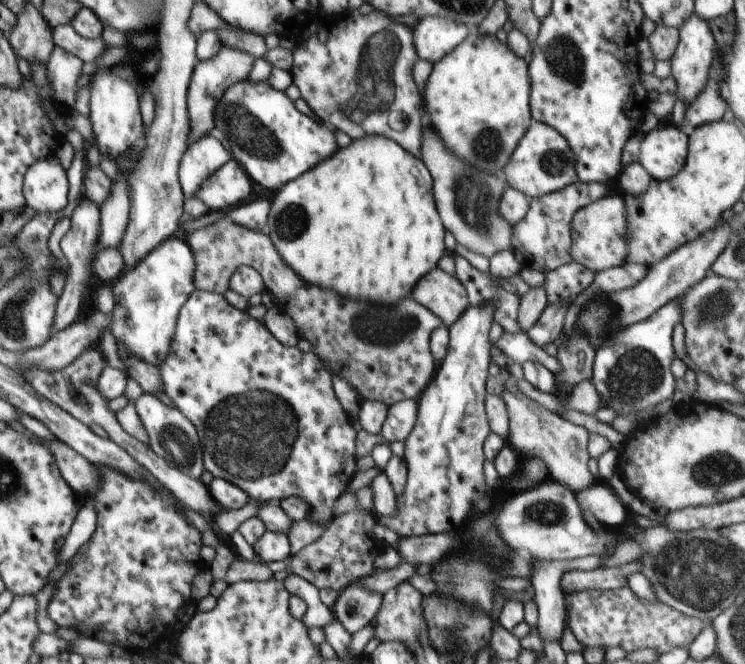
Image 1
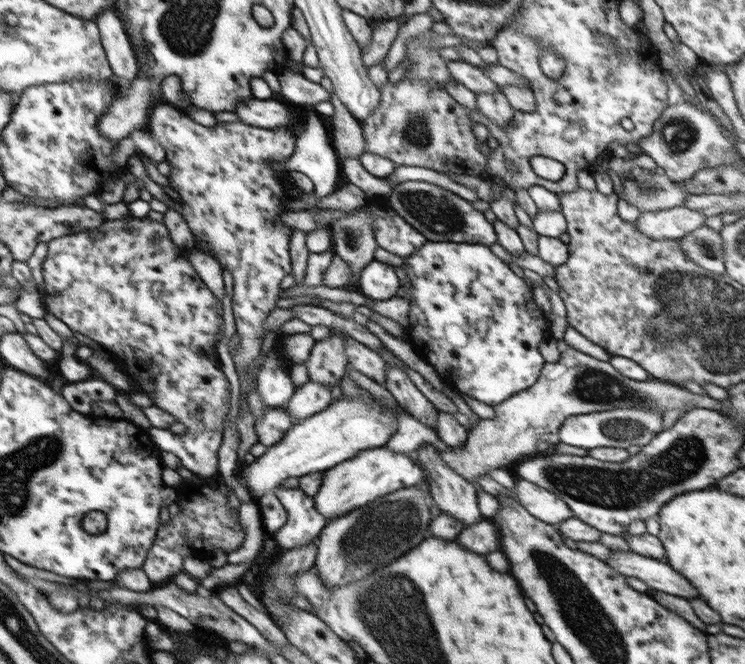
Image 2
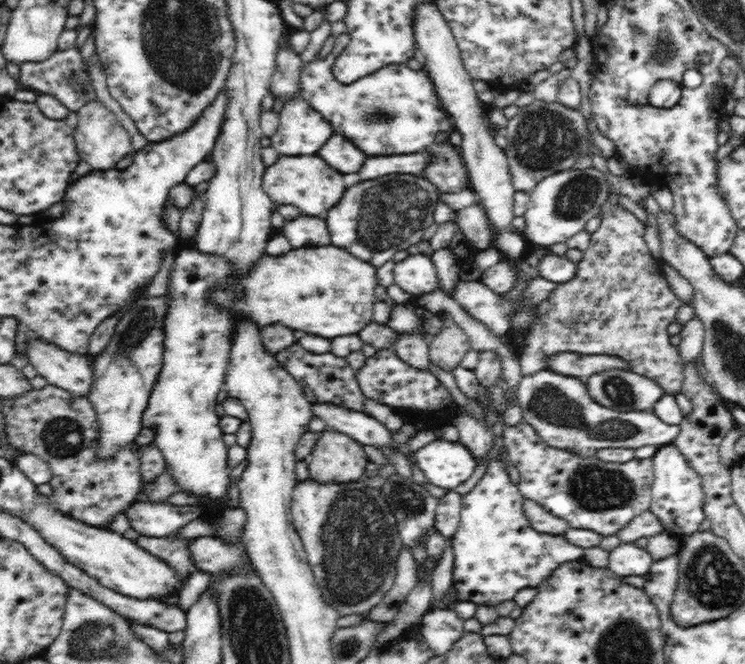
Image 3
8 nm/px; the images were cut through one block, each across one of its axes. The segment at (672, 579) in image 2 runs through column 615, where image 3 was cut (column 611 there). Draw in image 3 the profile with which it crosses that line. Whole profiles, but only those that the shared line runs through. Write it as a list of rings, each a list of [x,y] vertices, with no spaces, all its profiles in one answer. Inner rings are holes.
[[[622,543],[610,552],[608,568],[616,575],[644,577],[655,562],[651,554],[634,543]]]

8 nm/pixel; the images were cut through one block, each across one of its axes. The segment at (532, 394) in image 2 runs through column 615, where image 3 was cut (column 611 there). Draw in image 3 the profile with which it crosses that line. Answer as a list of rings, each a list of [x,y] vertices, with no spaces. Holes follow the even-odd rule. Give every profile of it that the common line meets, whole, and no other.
[[[604,369],[584,378],[588,394],[598,404],[620,412],[652,411],[653,404],[666,392],[649,378],[632,372],[631,369]]]

